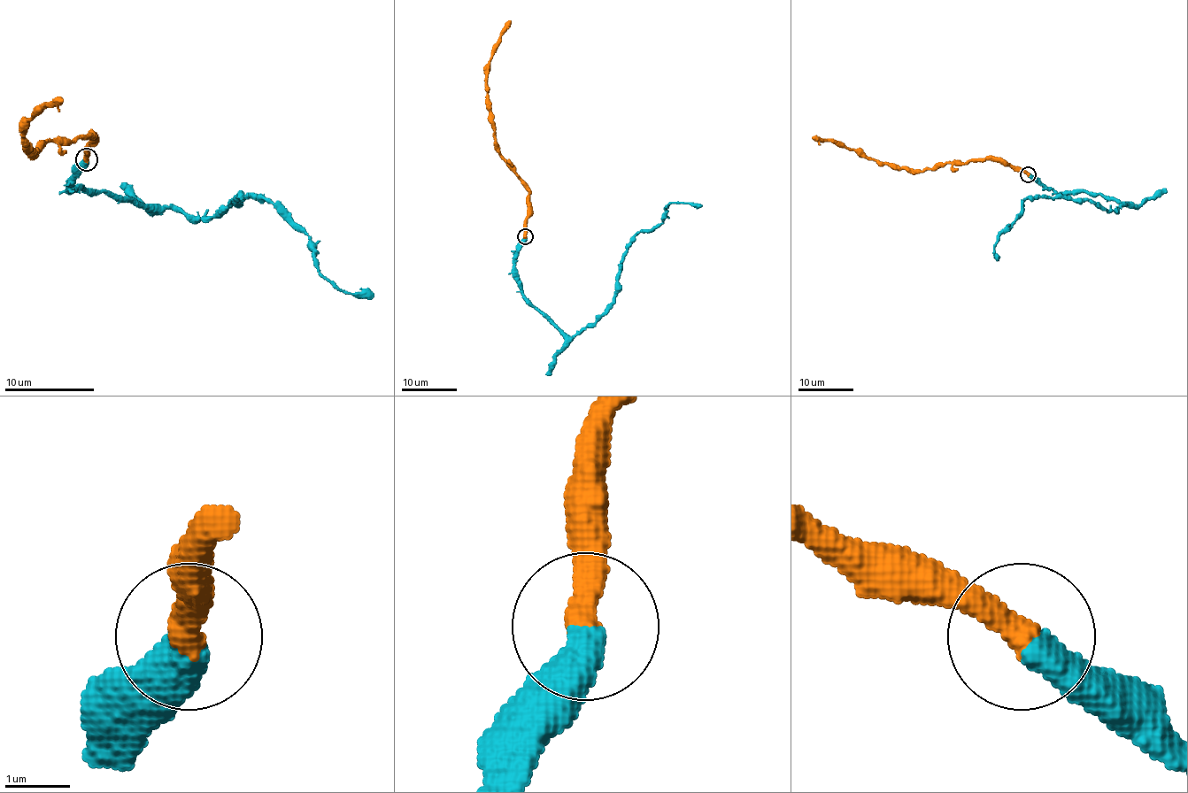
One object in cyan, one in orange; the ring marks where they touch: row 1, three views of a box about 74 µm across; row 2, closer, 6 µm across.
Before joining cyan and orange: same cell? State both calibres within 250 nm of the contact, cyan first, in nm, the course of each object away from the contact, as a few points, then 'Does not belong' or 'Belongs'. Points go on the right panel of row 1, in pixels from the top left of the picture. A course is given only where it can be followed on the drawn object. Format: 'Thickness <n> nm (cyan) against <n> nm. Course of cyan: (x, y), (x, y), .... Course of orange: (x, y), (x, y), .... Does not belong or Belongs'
Thickness 500 nm (cyan) against 440 nm. Course of cyan: (1028, 174), (1056, 192), (1095, 192), (1128, 204), (1105, 211), (1092, 201), (1028, 198), (994, 244), (997, 258). Course of orange: (1028, 174), (998, 160), (978, 159), (914, 170), (882, 164), (832, 142), (817, 142), (813, 137). Belongs

